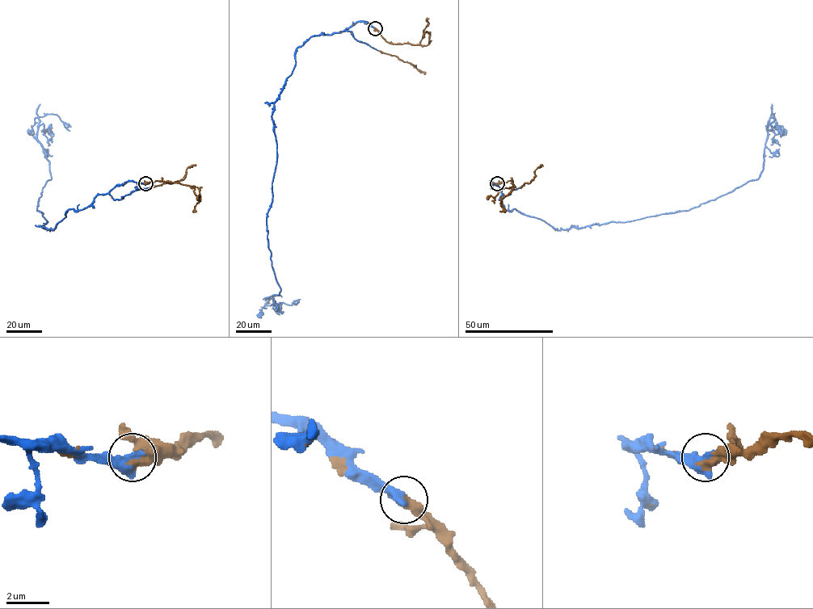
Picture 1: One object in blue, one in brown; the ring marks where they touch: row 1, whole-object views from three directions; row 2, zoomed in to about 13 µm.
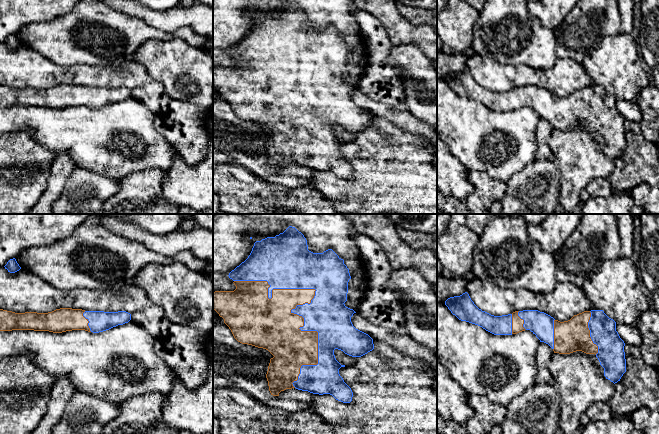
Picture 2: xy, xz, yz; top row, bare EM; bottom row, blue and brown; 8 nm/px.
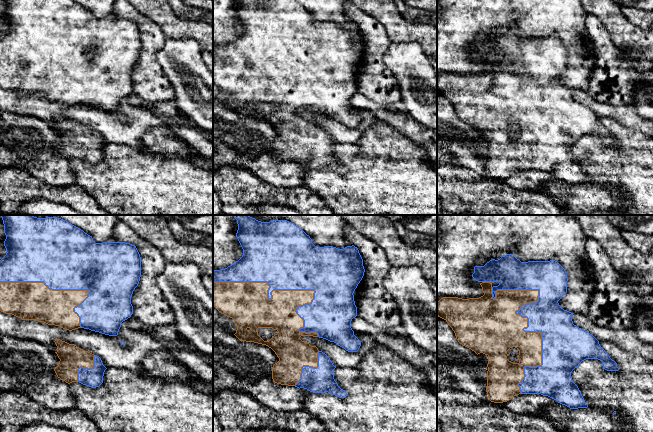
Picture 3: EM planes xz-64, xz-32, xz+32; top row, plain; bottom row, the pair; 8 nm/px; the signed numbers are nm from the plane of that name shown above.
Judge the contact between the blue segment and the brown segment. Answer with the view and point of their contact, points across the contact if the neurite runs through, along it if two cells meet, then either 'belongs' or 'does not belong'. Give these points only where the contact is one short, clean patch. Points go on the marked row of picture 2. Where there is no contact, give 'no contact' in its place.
contact xz (301, 305); belongs

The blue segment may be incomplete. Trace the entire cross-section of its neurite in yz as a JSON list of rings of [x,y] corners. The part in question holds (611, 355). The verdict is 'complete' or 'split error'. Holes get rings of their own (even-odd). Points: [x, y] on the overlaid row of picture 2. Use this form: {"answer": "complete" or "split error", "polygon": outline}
{"answer": "split error", "polygon": [[[467,292],[448,298],[445,305],[459,320],[478,325],[494,335],[512,335],[530,330],[540,342],[548,344],[554,353],[570,354],[582,351],[586,354],[595,354],[604,368],[604,376],[614,384],[620,381],[626,372],[625,343],[616,331],[616,322],[603,310],[584,311],[564,322],[538,310],[515,311],[508,315],[494,316],[479,309]]]}

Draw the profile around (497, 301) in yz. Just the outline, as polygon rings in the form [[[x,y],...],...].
[[[470,277],[466,282],[466,289],[479,309],[494,316],[508,315],[515,311],[538,310],[564,322],[574,315],[593,310],[585,290],[569,282],[558,282],[552,292],[541,294],[526,289],[504,289]]]

